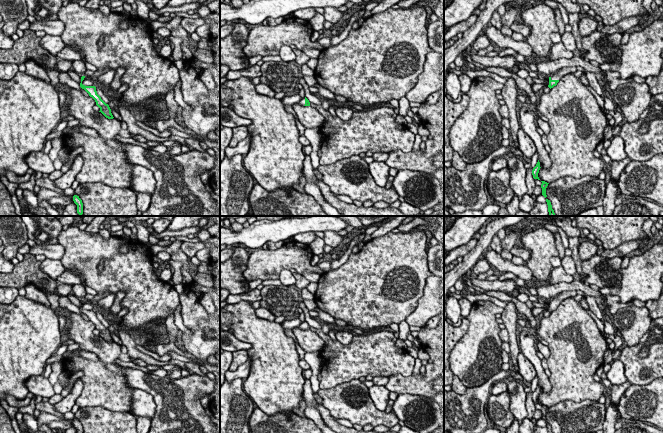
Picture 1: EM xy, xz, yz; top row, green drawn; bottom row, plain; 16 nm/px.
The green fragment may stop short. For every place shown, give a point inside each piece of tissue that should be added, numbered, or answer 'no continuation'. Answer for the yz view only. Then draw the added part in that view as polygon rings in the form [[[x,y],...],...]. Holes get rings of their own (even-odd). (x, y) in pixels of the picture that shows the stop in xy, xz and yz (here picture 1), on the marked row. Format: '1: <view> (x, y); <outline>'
1: yz (558, 75); [[[563,67],[559,71],[557,71],[555,74],[550,75],[551,80],[560,80],[563,76],[569,73],[575,73],[577,71],[577,67]]]

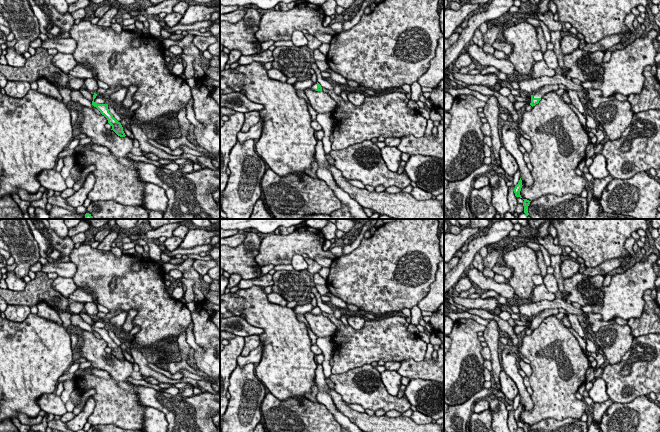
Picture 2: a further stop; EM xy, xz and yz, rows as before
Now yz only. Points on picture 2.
1: yz (540, 93); [[[545,85],[541,89],[539,89],[537,92],[532,93],[533,98],[542,98],[545,94],[551,91],[557,91],[559,89],[559,85]]]

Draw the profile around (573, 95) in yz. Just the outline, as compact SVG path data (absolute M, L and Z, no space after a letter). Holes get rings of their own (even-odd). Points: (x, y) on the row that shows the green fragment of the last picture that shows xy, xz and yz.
M567 89L565 92L566 92L567 95L569 96L569 98L570 98L572 104L576 107L576 109L577 109L580 113L584 114L586 111L585 111L585 109L584 109L584 106L583 106L582 102L580 101L580 98L579 98L579 96L578 96L577 91Z

